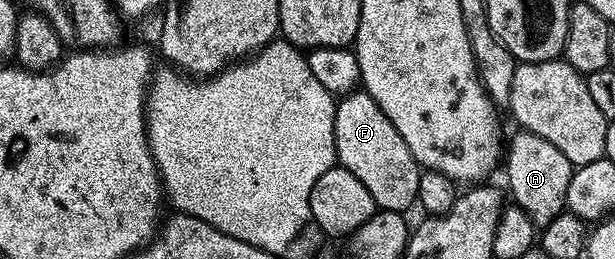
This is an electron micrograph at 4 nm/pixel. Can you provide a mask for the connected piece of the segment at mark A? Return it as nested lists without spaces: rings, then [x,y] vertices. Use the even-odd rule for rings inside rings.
[[[529,130],[516,132],[506,146],[506,166],[508,162],[507,193],[515,205],[530,216],[530,220],[538,228],[550,224],[554,216],[565,213],[566,188],[570,188],[570,176],[574,167],[550,140],[542,140],[542,136],[534,136]]]

